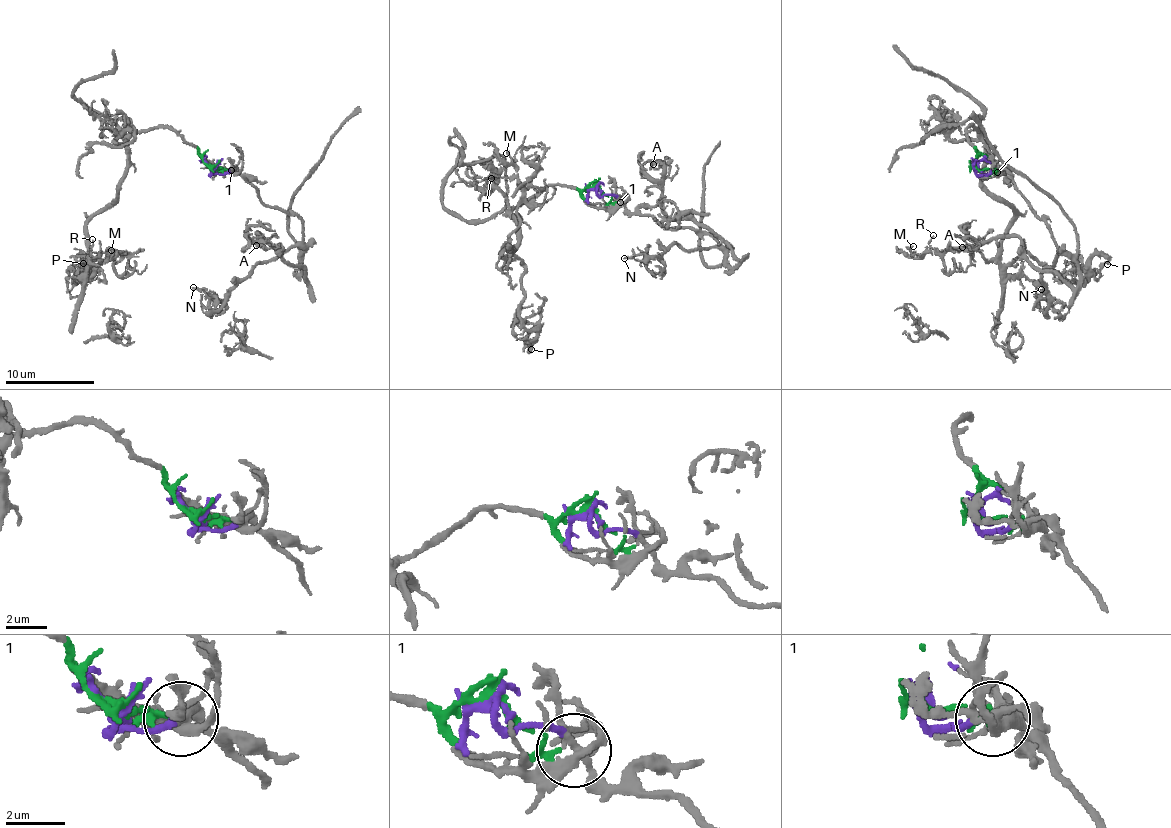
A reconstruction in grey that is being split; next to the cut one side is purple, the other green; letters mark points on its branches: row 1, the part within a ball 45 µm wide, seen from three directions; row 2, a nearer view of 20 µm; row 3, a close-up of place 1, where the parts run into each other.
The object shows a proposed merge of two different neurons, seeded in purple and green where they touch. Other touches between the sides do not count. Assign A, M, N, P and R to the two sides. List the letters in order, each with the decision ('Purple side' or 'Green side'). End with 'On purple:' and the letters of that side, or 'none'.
A: Purple side
M: Green side
N: Purple side
P: Green side
R: Green side
On purple: A, N

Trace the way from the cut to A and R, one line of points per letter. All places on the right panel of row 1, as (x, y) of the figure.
A: (976, 167), (986, 174), (1005, 170), (1076, 265), (1079, 281), (1042, 272), (1018, 237), (962, 246)
R: (976, 167), (971, 125), (982, 182), (1013, 210), (1001, 248), (987, 261), (972, 246), (941, 253), (933, 235)

